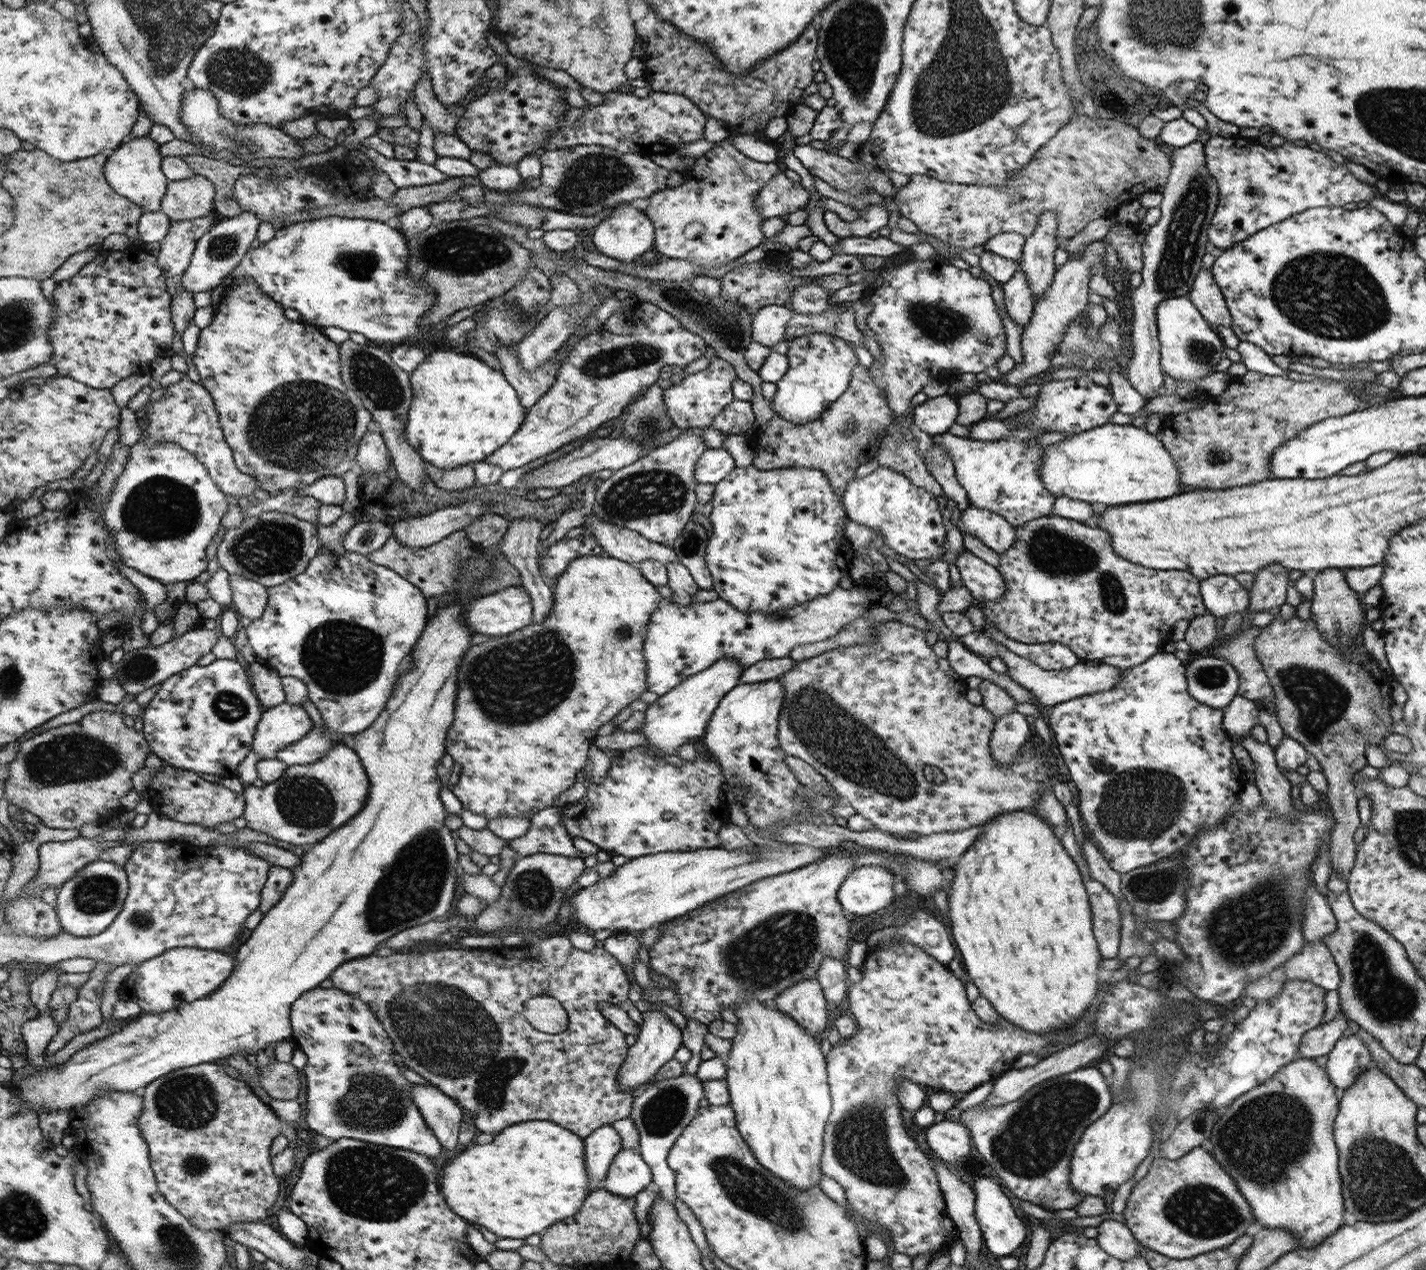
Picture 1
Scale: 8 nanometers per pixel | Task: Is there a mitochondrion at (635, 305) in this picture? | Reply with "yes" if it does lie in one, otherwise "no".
no

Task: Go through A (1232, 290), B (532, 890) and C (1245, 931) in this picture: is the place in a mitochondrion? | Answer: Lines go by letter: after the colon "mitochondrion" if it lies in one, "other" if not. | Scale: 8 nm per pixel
A: other
B: mitochondrion
C: mitochondrion

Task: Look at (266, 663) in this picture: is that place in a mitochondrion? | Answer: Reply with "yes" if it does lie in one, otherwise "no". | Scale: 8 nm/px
no

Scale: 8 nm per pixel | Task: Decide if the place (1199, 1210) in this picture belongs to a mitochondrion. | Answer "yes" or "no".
yes

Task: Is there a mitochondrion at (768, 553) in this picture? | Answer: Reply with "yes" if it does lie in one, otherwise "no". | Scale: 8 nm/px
yes

